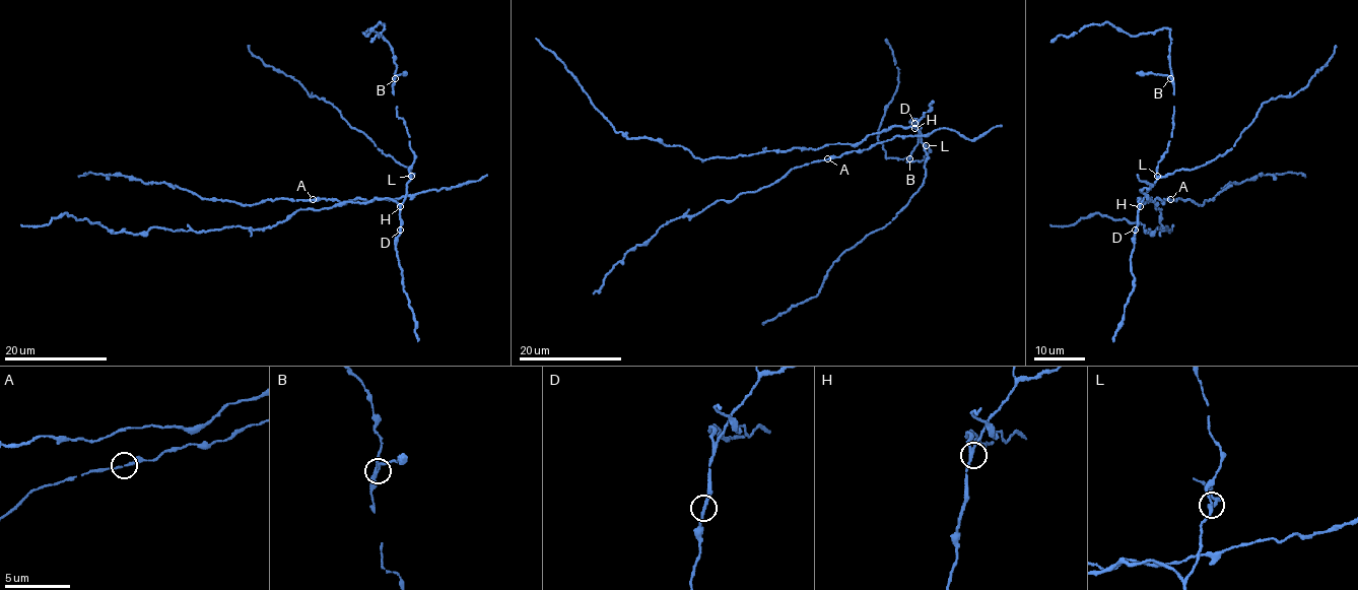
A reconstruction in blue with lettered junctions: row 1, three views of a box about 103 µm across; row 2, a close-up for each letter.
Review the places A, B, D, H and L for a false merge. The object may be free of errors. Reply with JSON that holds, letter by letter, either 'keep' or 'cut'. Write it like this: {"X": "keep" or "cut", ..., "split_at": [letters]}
{"A": "keep", "B": "cut", "D": "keep", "H": "keep", "L": "keep", "split_at": ["B"]}

